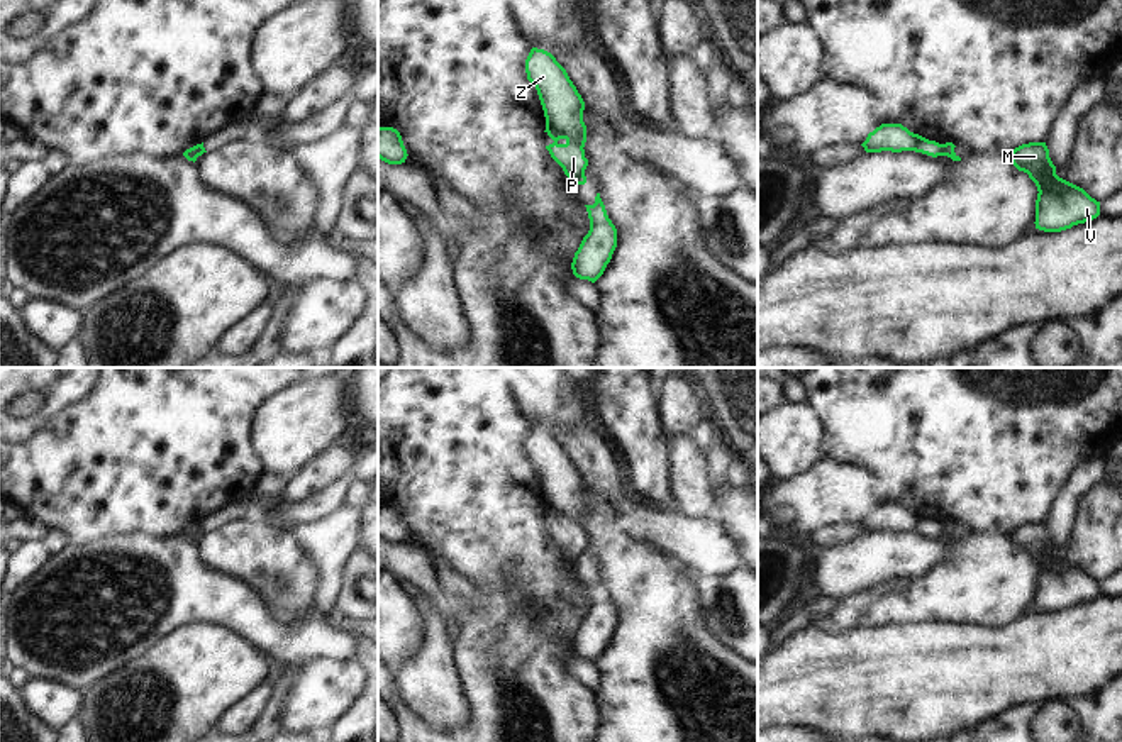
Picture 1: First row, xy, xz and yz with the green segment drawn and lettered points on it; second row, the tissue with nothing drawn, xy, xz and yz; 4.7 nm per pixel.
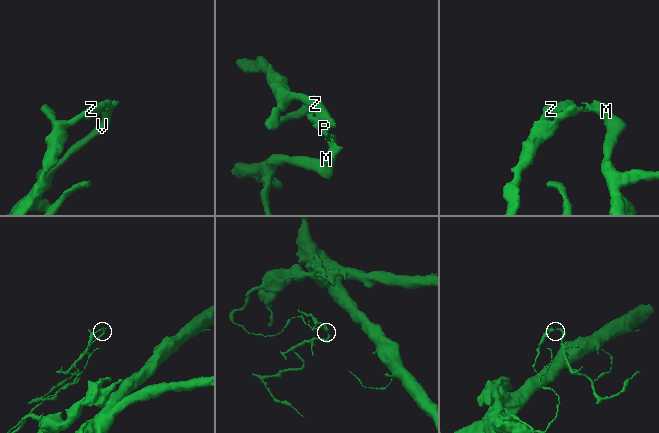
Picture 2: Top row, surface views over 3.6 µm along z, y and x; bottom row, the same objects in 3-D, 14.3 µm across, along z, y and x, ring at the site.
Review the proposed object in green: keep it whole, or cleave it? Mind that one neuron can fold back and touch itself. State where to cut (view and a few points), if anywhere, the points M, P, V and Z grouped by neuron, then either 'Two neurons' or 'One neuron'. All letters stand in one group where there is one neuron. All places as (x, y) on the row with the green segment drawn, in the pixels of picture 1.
Split along yz (943, 144), (944, 155). Groups: M V / P Z. Two neurons.

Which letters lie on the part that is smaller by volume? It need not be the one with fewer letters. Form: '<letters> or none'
M, V.

